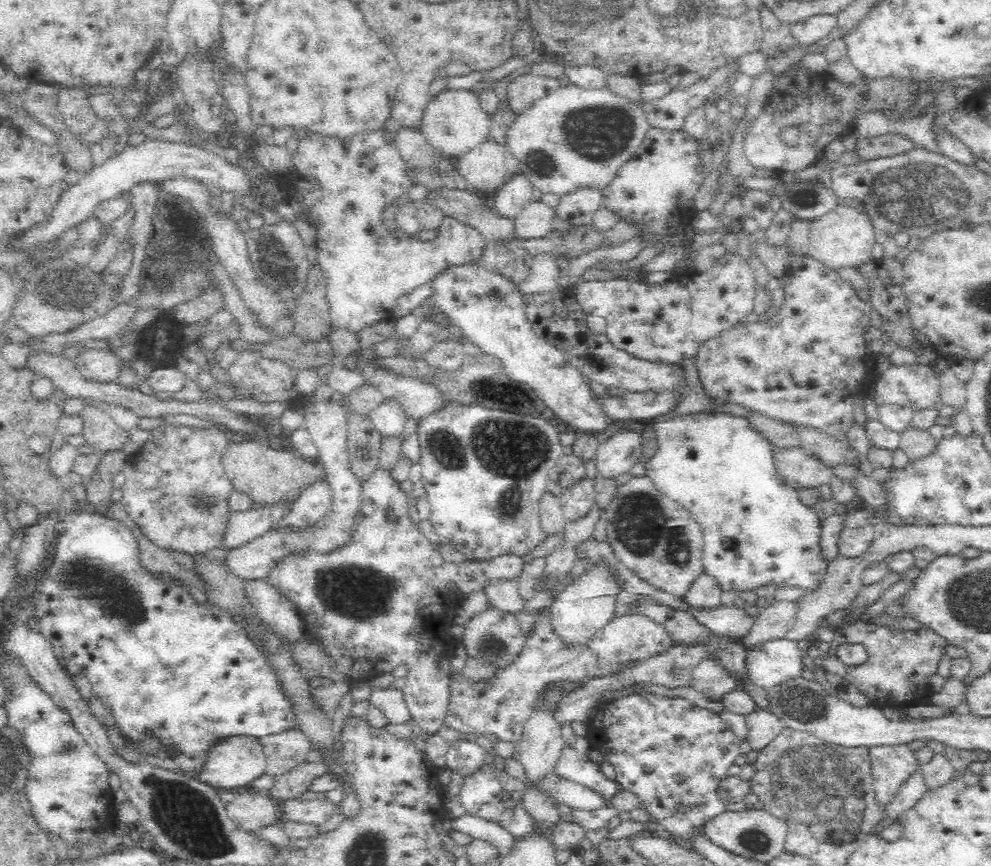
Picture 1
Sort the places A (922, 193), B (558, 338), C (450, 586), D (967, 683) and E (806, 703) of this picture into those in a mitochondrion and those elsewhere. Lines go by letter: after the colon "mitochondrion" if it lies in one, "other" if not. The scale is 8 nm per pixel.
A: mitochondrion
B: other
C: other
D: other
E: mitochondrion

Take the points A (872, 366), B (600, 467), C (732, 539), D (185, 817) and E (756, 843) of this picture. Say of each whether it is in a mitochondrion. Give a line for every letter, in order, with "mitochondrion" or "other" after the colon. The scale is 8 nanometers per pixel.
A: other
B: other
C: mitochondrion
D: mitochondrion
E: mitochondrion

